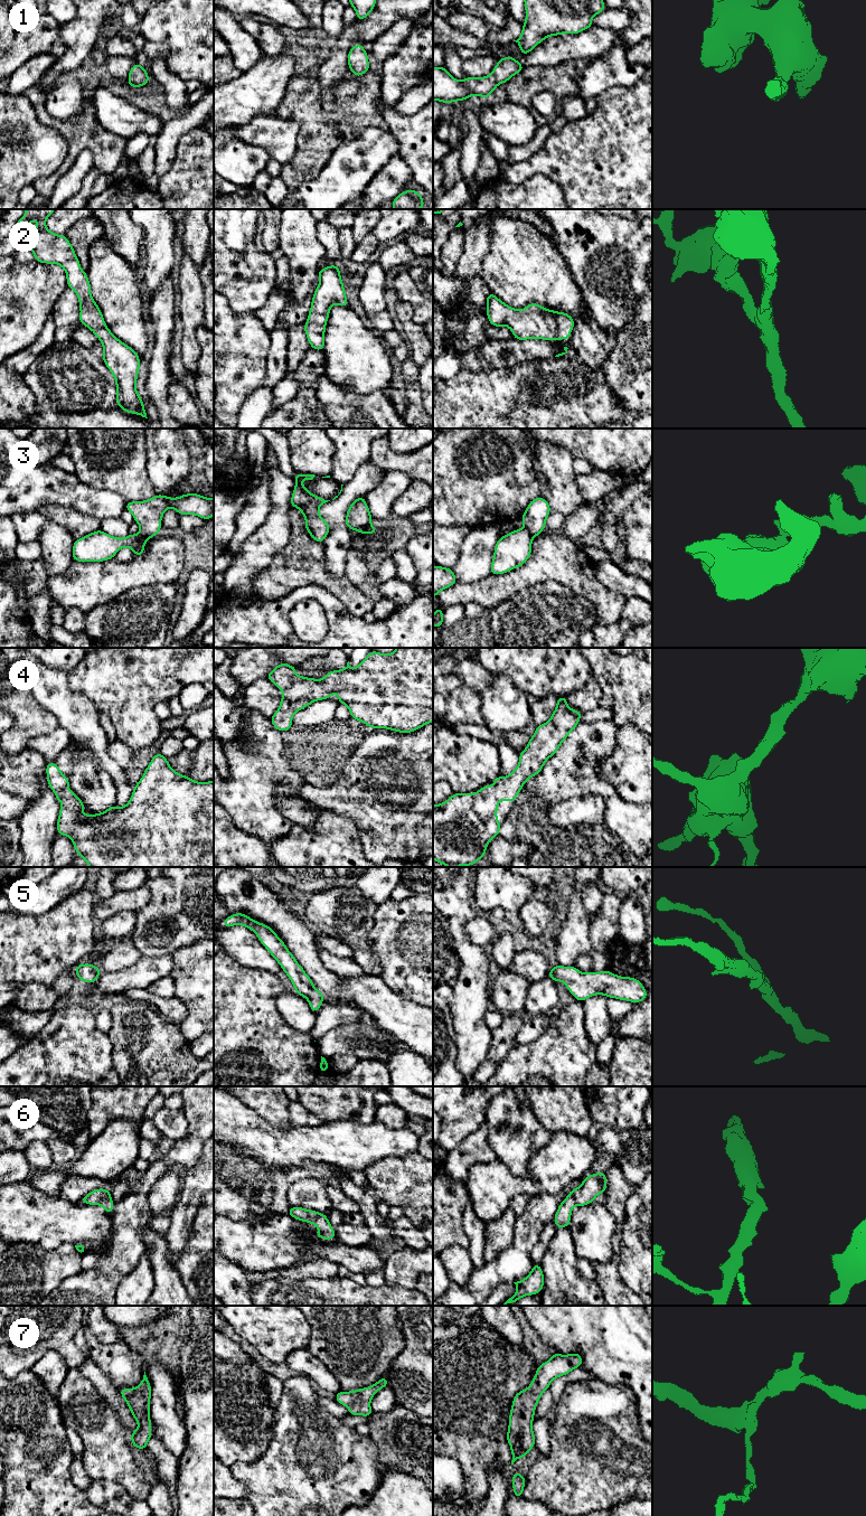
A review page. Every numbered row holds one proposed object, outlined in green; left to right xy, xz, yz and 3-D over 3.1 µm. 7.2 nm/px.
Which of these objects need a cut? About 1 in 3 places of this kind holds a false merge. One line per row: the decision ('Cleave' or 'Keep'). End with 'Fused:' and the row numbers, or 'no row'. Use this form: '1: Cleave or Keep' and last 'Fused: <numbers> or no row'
1: Keep
2: Keep
3: Cleave
4: Keep
5: Keep
6: Keep
7: Keep
Fused: 3

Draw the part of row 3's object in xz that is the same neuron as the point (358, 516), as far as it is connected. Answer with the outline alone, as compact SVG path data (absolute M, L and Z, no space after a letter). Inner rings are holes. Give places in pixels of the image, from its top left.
M359 497L349 506L345 522L349 529L359 530L370 525L371 520L365 497Z

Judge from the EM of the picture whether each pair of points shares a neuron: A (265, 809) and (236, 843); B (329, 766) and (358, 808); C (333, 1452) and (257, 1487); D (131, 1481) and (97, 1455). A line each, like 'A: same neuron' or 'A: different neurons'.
A: different neurons
B: different neurons
C: same neuron
D: same neuron

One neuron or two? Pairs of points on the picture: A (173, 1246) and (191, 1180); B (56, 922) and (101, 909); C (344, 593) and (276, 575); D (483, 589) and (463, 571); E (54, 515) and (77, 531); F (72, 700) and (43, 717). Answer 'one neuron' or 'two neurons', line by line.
A: one neuron
B: two neurons
C: one neuron
D: two neurons
E: one neuron
F: two neurons

